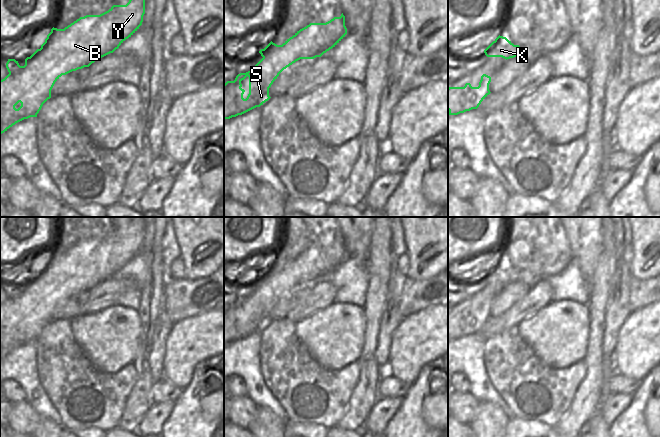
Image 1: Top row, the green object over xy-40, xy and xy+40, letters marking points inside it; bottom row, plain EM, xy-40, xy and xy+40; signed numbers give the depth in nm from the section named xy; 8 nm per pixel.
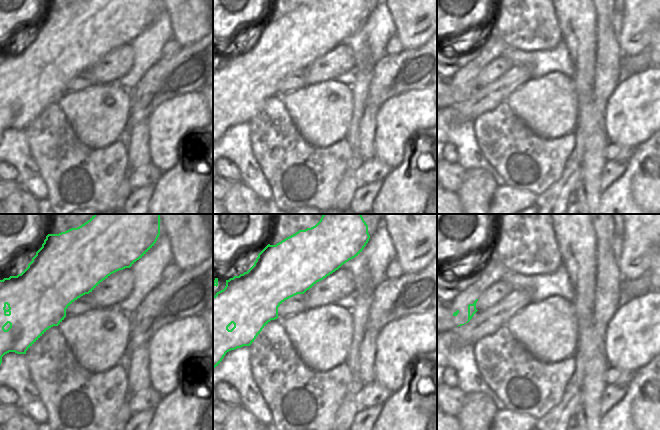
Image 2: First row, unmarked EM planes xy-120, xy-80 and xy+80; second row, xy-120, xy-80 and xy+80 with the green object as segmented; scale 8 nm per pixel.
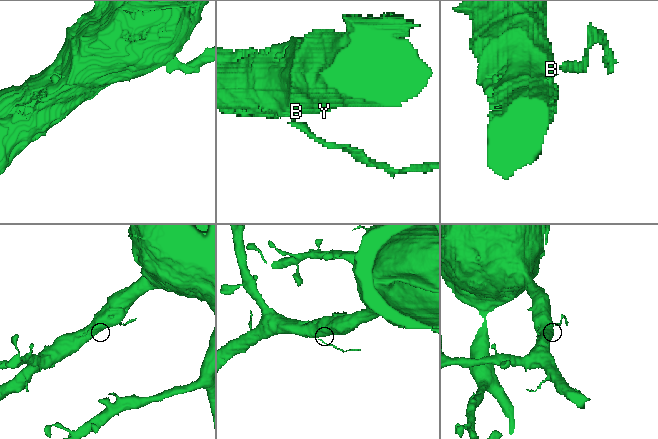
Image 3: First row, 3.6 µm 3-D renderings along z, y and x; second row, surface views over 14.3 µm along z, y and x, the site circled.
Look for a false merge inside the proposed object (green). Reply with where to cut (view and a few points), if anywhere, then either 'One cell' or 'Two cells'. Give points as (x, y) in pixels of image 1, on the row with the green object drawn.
Split along xy (271, 42), (275, 48), (263, 57). Two cells.

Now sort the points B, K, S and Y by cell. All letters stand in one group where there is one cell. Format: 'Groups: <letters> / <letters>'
Groups: B S Y / K.

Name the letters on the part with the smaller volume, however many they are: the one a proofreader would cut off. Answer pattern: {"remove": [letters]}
{"remove": ["K"]}

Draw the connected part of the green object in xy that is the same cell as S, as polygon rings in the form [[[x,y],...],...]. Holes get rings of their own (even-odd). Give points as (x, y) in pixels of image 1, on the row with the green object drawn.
[[[342,13],[340,17],[334,17],[326,23],[310,23],[297,31],[282,45],[277,45],[271,41],[276,47],[274,51],[271,51],[266,57],[263,57],[250,71],[240,73],[234,81],[227,81],[224,84],[224,119],[242,115],[263,105],[271,98],[269,96],[269,88],[284,69],[300,59],[321,57],[324,53],[335,47],[346,34],[345,16]],[[247,76],[249,77],[249,94],[247,98],[244,99],[243,94],[245,90],[241,88],[241,81]]]

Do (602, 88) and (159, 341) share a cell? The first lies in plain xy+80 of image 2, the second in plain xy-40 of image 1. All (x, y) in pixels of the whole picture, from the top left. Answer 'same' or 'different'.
same

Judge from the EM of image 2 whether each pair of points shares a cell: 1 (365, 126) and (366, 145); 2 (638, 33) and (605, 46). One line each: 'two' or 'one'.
1: one
2: two

